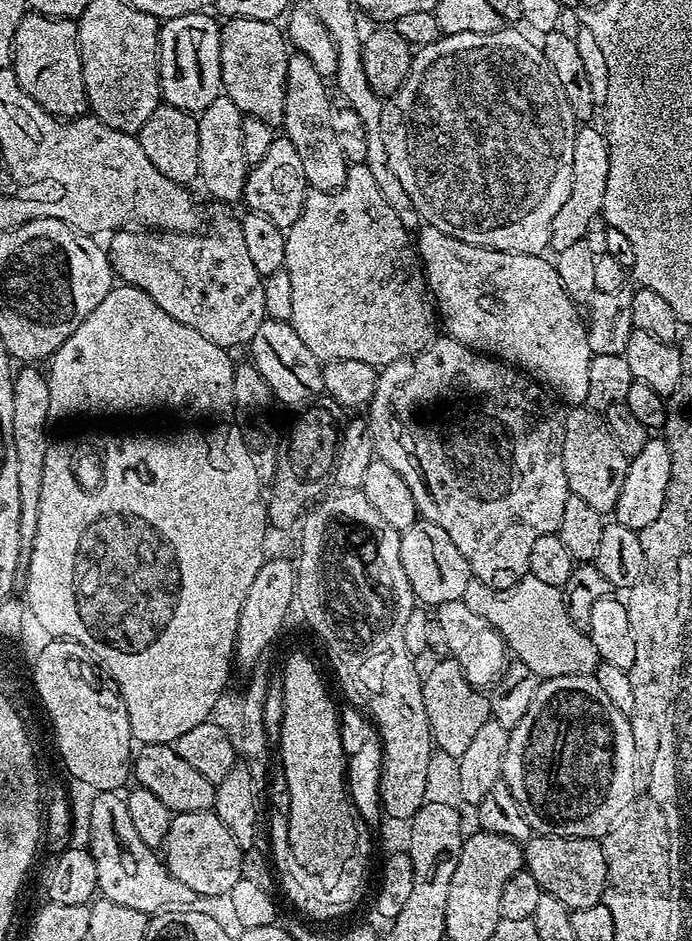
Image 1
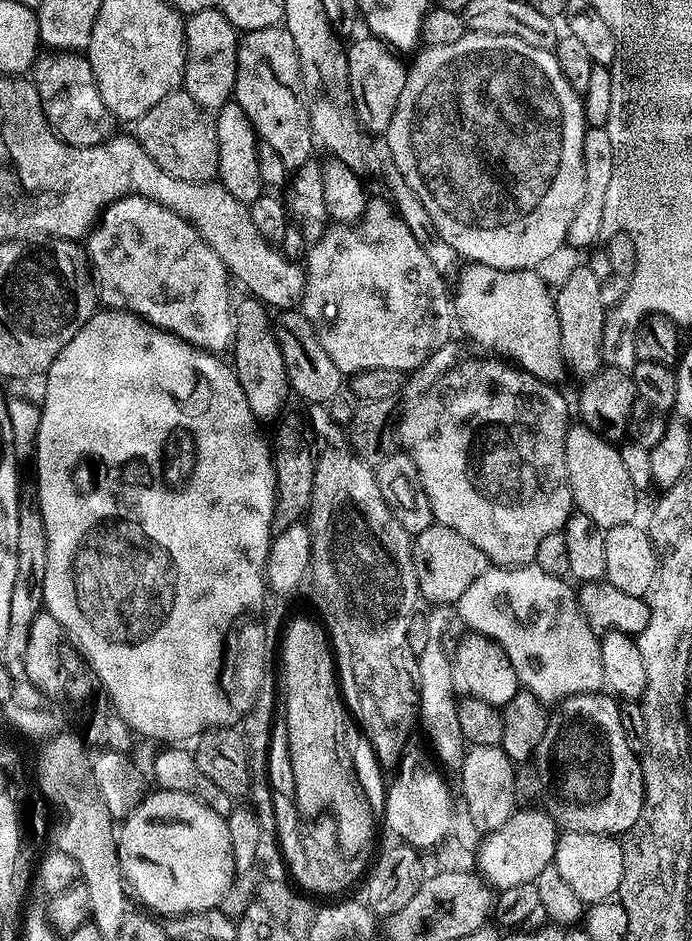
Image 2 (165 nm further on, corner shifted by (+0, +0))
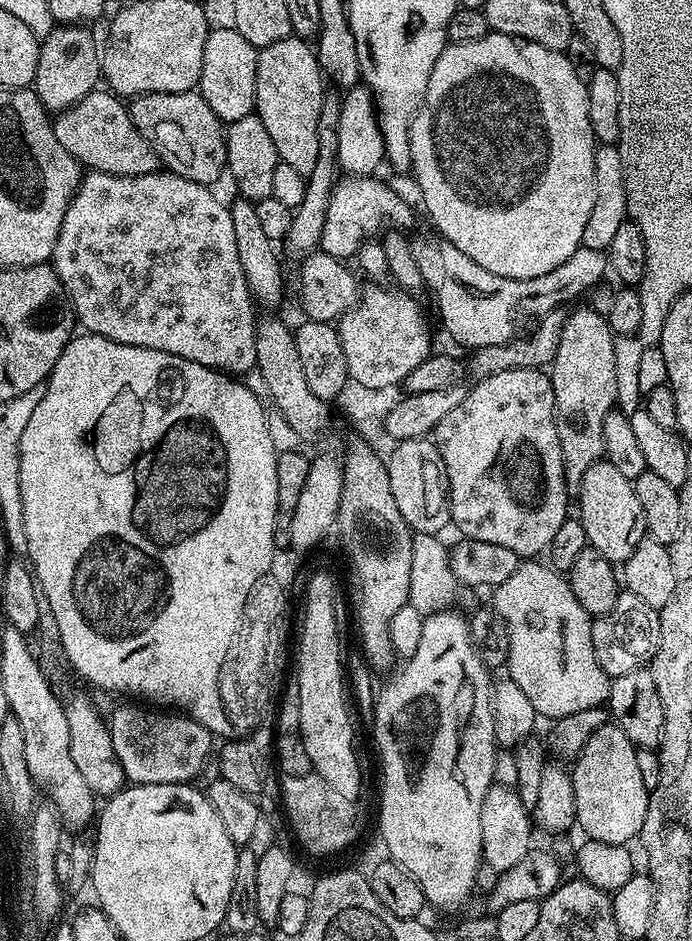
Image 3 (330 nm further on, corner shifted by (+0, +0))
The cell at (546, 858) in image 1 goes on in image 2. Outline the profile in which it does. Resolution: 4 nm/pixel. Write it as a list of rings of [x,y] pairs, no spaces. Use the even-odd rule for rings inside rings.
[[[561,831],[556,839],[556,853],[552,863],[582,903],[591,906],[603,900],[611,900],[619,893],[624,873],[624,846],[615,836]]]

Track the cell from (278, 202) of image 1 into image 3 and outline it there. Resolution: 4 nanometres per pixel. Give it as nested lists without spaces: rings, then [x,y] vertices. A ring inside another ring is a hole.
[[[345,175],[333,184],[330,204],[326,206],[326,222],[322,222],[322,238],[320,239],[319,251],[330,254],[335,260],[347,261],[348,256],[352,258],[357,255],[361,244],[376,236],[375,232],[383,224],[393,224],[391,227],[396,230],[408,230],[408,227],[412,224],[411,206],[394,189],[387,188],[382,181],[376,179],[366,176]]]

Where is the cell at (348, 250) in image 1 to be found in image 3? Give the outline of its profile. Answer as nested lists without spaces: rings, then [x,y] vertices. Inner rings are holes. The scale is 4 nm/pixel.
[[[368,286],[356,307],[338,321],[350,380],[366,387],[403,385],[404,379],[433,351],[432,332],[415,295],[395,286]]]

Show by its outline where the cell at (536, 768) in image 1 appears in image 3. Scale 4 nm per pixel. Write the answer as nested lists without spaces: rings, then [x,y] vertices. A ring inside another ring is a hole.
[[[609,722],[594,734],[590,734],[590,742],[575,757],[570,771],[574,782],[574,806],[576,807],[576,824],[585,833],[587,839],[598,842],[610,842],[611,844],[627,845],[628,840],[635,841],[642,830],[642,822],[646,822],[646,810],[648,809],[648,797],[650,793],[646,786],[642,786],[642,773],[638,770],[638,758],[636,757],[636,745],[626,738],[626,734],[615,723]]]

